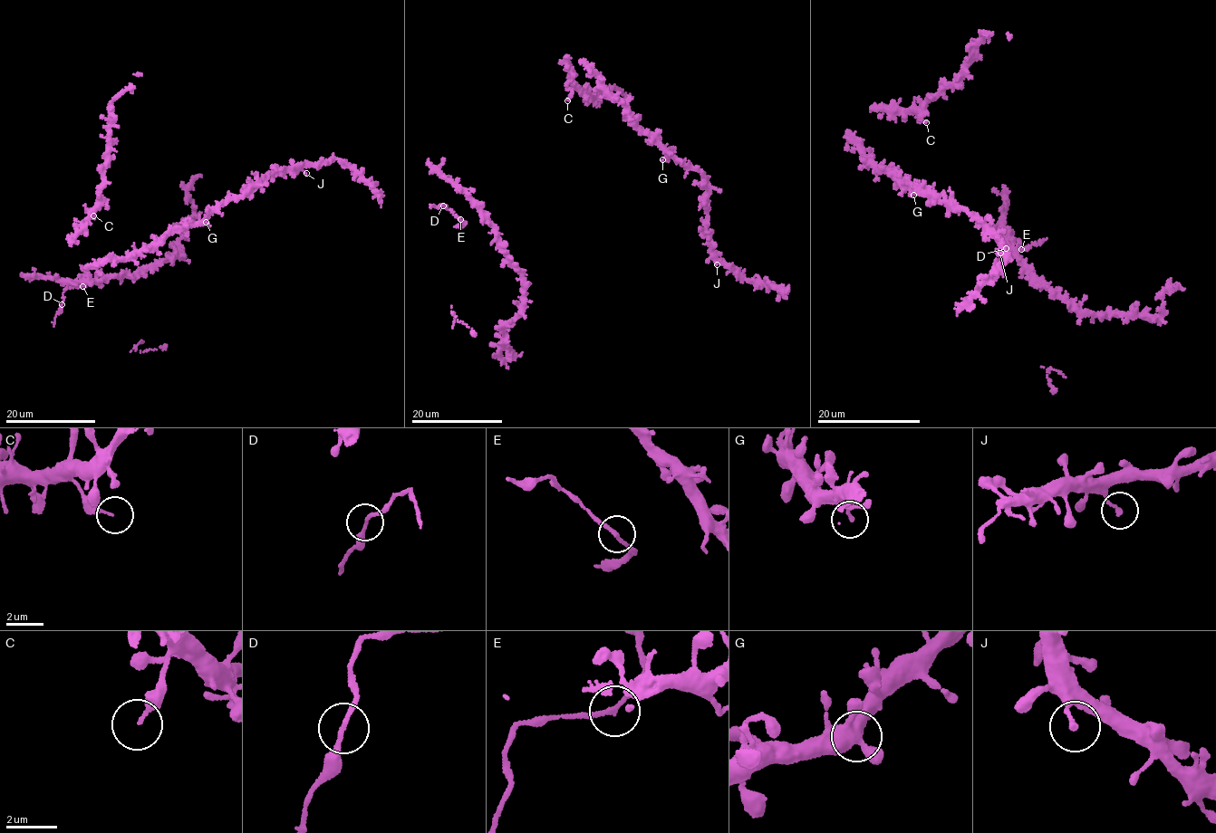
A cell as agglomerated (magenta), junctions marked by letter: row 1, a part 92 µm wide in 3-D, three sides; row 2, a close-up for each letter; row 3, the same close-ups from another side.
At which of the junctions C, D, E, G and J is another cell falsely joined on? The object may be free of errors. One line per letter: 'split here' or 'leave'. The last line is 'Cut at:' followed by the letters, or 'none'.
C: leave
D: leave
E: leave
G: leave
J: leave
Cut at: none

